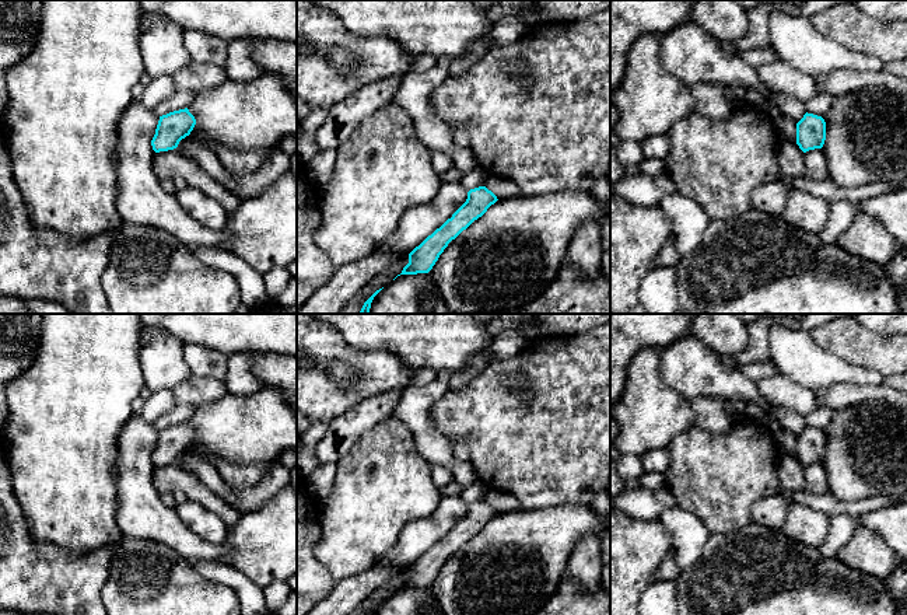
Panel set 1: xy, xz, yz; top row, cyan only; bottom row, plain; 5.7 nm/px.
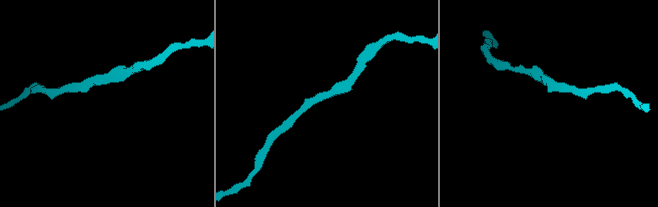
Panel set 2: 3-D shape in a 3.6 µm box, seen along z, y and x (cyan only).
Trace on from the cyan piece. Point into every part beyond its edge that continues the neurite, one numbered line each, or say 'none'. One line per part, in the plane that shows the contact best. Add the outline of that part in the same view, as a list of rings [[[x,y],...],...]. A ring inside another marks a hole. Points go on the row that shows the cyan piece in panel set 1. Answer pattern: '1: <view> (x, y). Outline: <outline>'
none

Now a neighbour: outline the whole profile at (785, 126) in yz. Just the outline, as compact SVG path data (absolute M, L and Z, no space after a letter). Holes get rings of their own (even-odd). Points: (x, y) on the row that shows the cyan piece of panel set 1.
M780 115L774 120L774 126L781 141L796 141L796 122L792 118Z

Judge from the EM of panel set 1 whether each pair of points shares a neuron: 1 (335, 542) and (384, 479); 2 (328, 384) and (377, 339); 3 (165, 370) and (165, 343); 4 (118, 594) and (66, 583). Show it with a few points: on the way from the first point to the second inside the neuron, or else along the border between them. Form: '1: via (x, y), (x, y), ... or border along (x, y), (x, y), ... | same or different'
1: via (350, 527), (375, 495) | same
2: border along (338, 332), (354, 348), (385, 349), (398, 359) | different
3: via (165, 363), (165, 350) | same
4: border along (111, 558), (101, 600) | different

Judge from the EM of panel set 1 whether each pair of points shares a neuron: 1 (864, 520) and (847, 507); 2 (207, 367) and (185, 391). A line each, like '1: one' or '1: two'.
1: two
2: two

